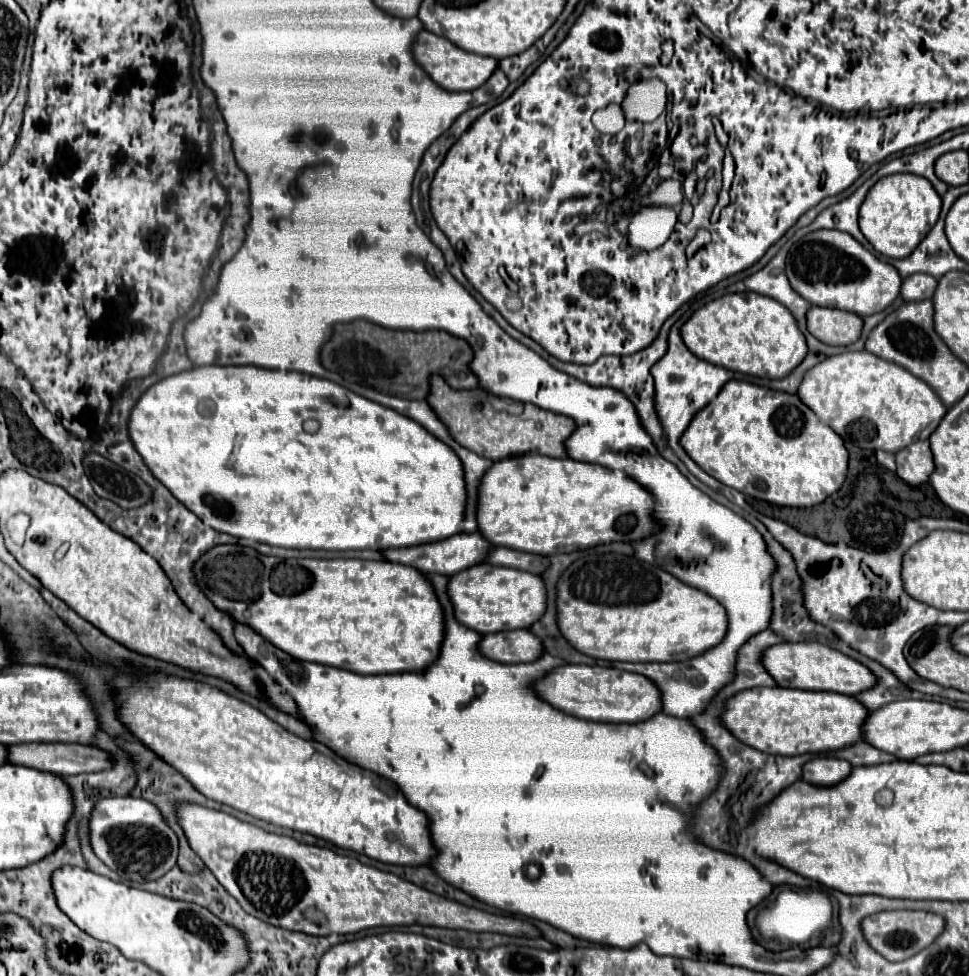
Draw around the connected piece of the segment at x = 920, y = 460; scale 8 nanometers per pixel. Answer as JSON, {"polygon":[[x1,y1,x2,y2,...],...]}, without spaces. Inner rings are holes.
{"polygon":[[915,441,915,445,897,453,897,475,913,487,927,483,933,469,935,461,929,441]]}

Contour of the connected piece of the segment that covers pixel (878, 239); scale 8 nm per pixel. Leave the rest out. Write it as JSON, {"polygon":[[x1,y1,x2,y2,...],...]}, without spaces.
{"polygon":[[897,173,879,179,869,189,859,211,859,227,877,253,891,259,903,259,911,255,913,249,931,231,939,219,939,213,941,197,935,193,933,185,927,179,909,173]]}

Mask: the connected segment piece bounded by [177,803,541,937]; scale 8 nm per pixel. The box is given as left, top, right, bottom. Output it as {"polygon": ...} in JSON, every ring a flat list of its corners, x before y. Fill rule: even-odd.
{"polygon":[[193,803,177,805,179,825,191,849,201,857,217,881,253,917,307,935,357,933,371,927,435,925,465,931,491,931,517,937,541,937,541,931,527,921,511,915,493,915,475,907,435,895,393,873,363,865,353,857,341,857,331,849,299,843,293,837,263,831,239,821,223,811,213,811],[307,907,325,913,327,925,309,925,303,917]]}

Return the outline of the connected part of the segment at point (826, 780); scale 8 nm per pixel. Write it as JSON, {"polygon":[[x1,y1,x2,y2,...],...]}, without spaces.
{"polygon":[[817,757,803,765,803,781,817,787,833,787,851,775,851,763,835,757]]}

